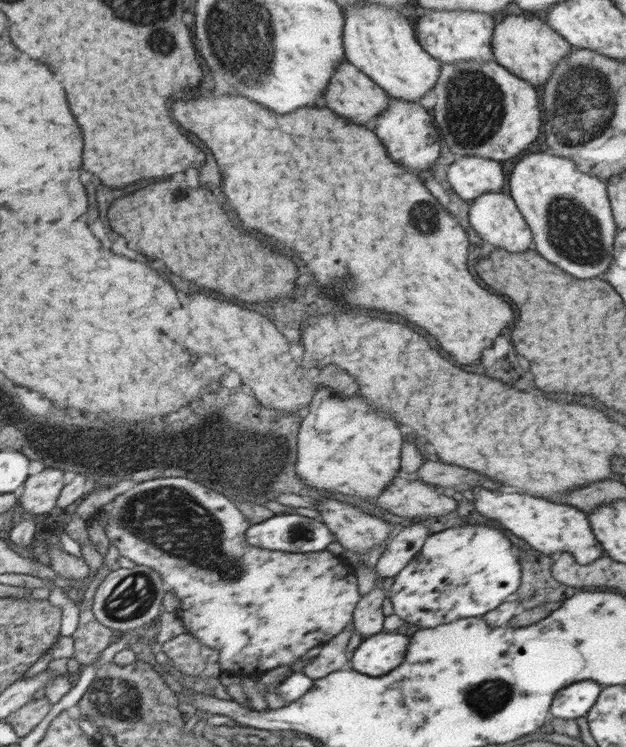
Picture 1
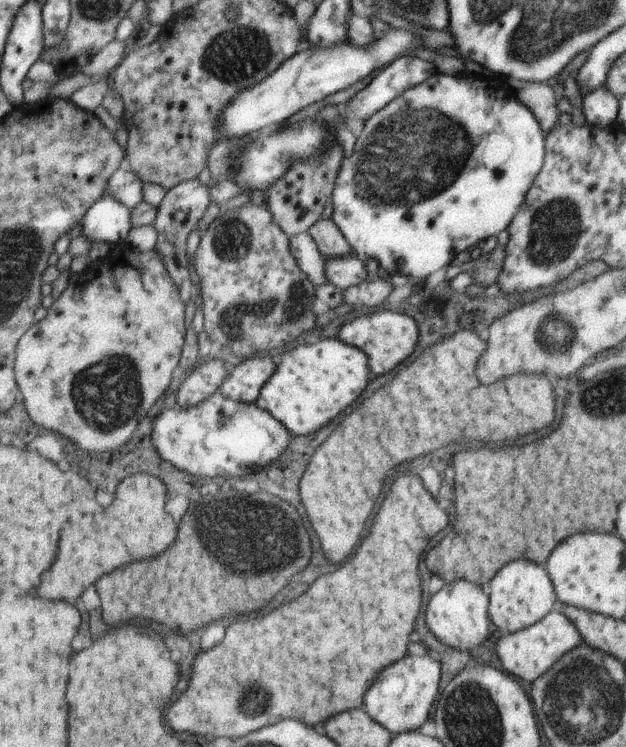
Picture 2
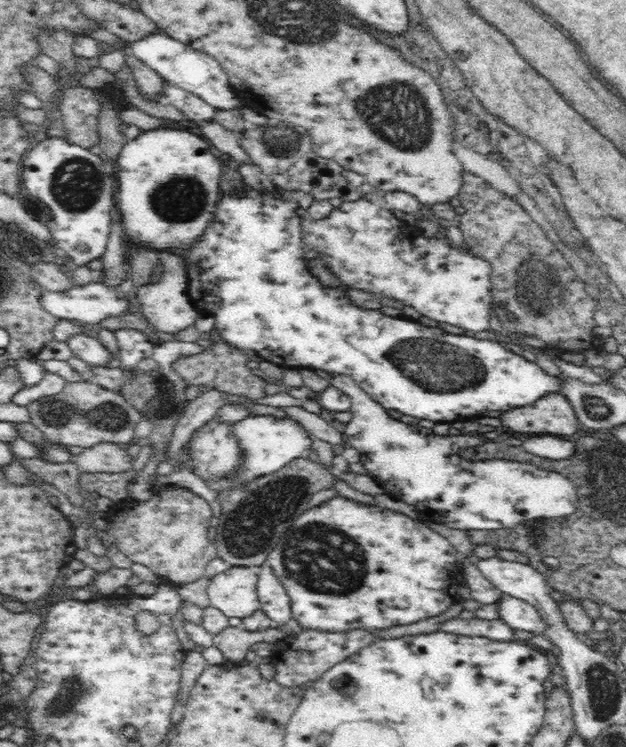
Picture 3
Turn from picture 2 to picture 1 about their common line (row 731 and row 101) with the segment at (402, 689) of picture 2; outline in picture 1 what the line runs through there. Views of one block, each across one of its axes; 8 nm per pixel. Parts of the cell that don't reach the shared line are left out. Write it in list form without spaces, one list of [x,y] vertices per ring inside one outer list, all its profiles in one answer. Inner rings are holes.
[[[389,96],[387,108],[379,116],[375,116],[373,122],[375,122],[375,128],[373,128],[375,134],[379,134],[383,142],[387,142],[387,150],[391,150],[391,158],[395,158],[395,162],[407,168],[425,170],[437,158],[441,134],[437,134],[437,130],[431,126],[431,116],[425,112],[423,106],[403,98]]]

